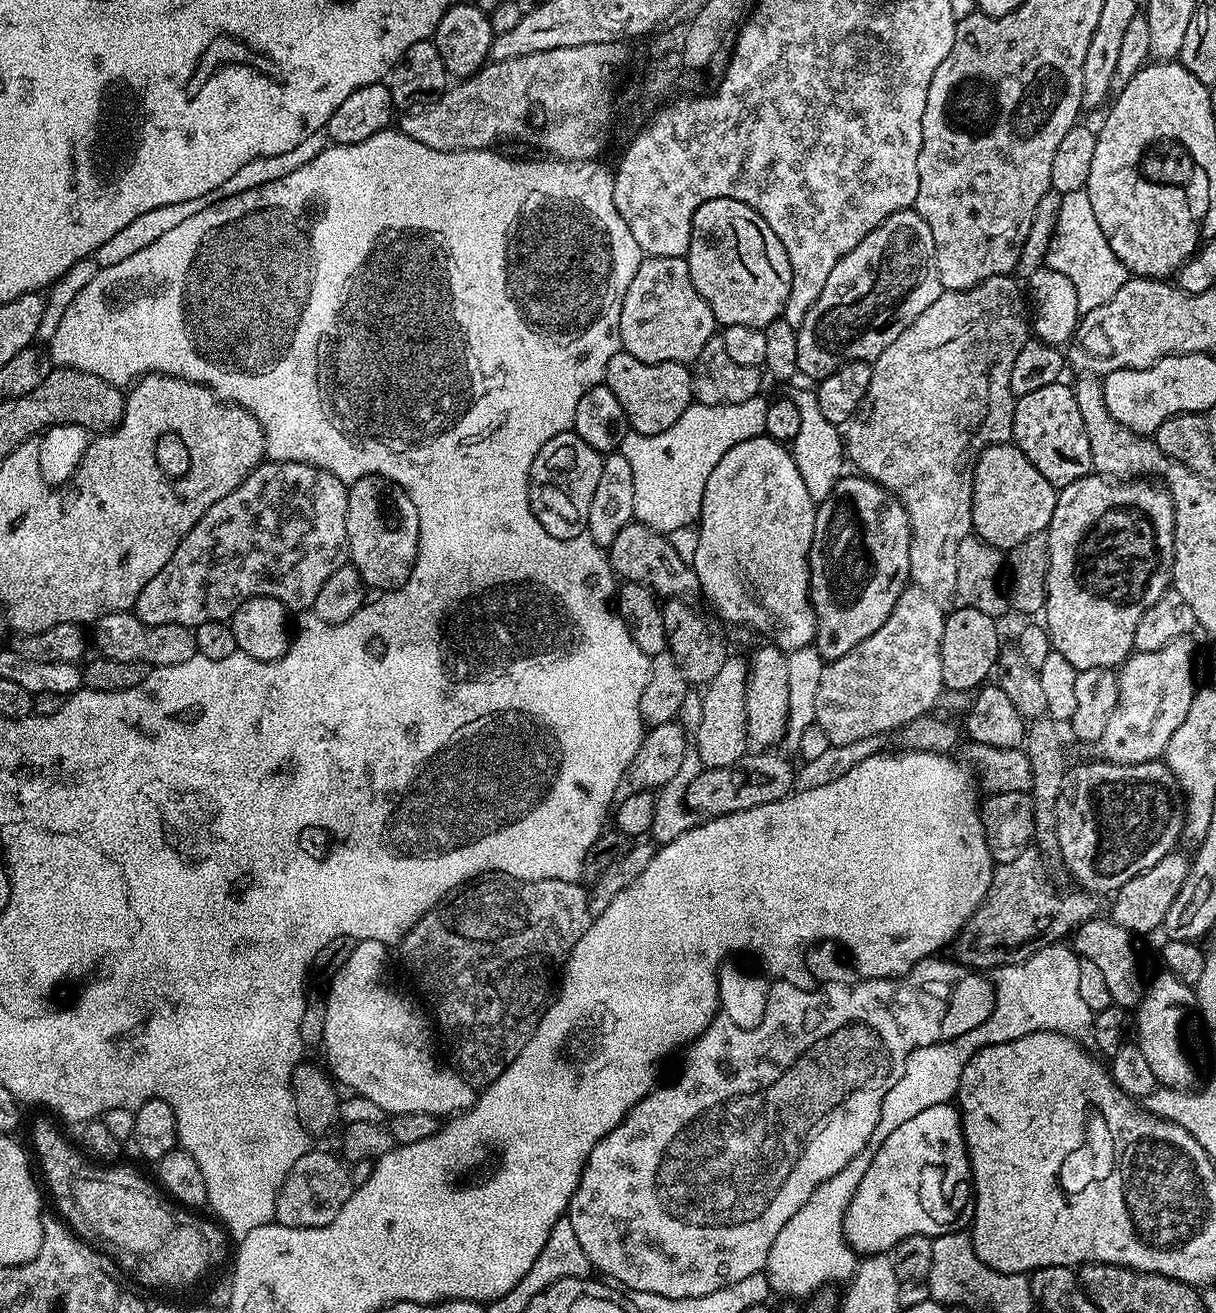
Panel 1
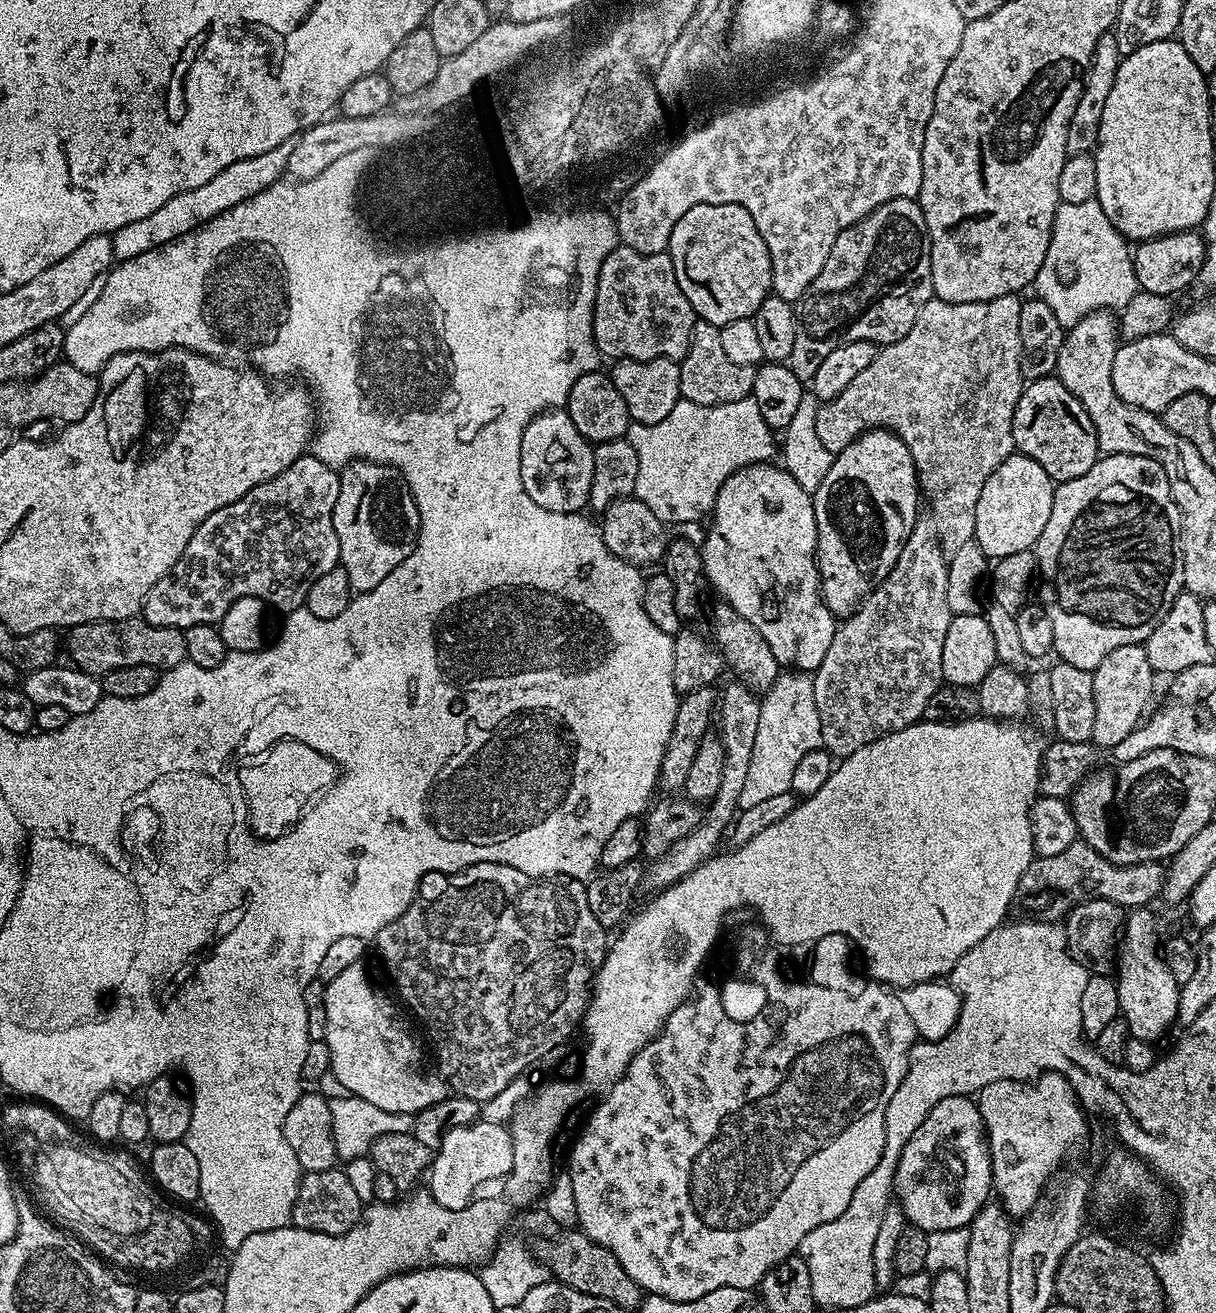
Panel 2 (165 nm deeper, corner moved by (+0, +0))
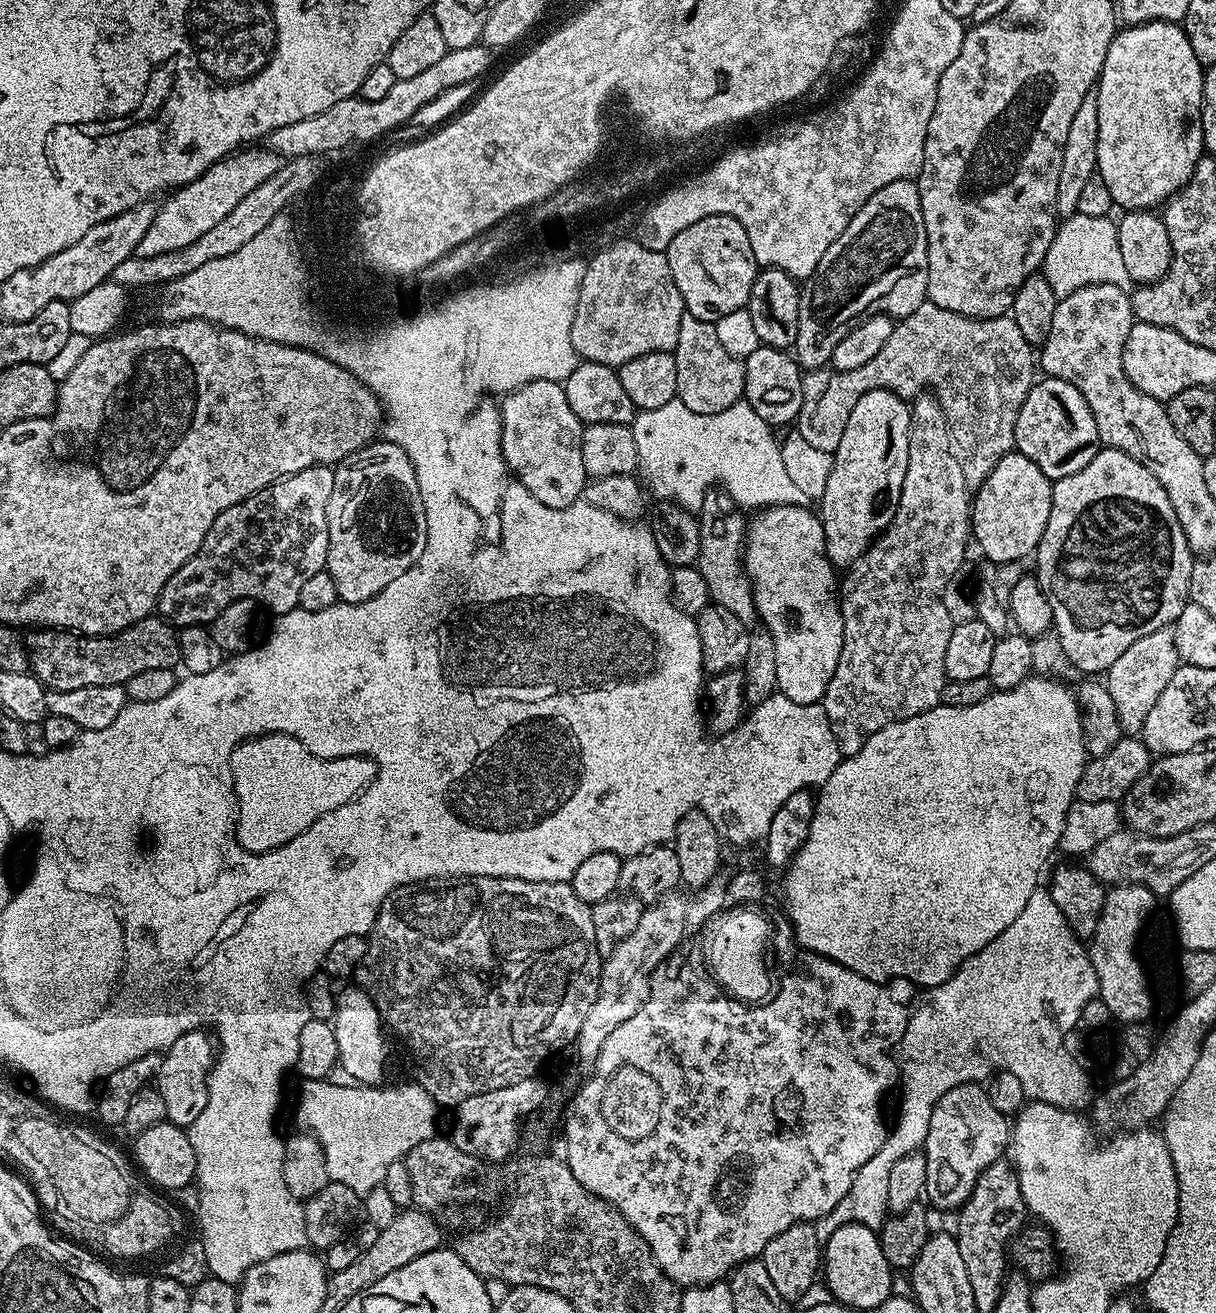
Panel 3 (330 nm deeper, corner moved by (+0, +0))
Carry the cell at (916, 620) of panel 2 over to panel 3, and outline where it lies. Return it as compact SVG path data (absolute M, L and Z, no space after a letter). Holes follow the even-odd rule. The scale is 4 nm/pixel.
M921 394L911 401L910 411L912 414L912 429L908 432L910 438L910 450L908 451L908 465L906 466L906 478L902 478L902 494L898 498L898 506L891 524L869 544L867 550L860 555L860 559L847 569L842 583L838 588L838 599L840 601L840 613L842 614L842 648L838 664L834 666L834 674L826 686L826 694L822 701L824 713L828 716L830 726L836 735L836 741L840 747L841 757L852 756L863 746L882 726L890 726L899 720L914 718L926 710L937 707L940 704L940 695L946 683L944 671L946 670L946 645L950 642L954 622L950 614L946 614L944 605L944 591L949 580L957 575L960 563L964 560L964 539L970 536L970 521L972 518L972 500L970 489L966 486L966 478L962 474L962 462L956 452L956 443L952 437L950 426L946 422L946 414L942 410L936 397L931 394Z

